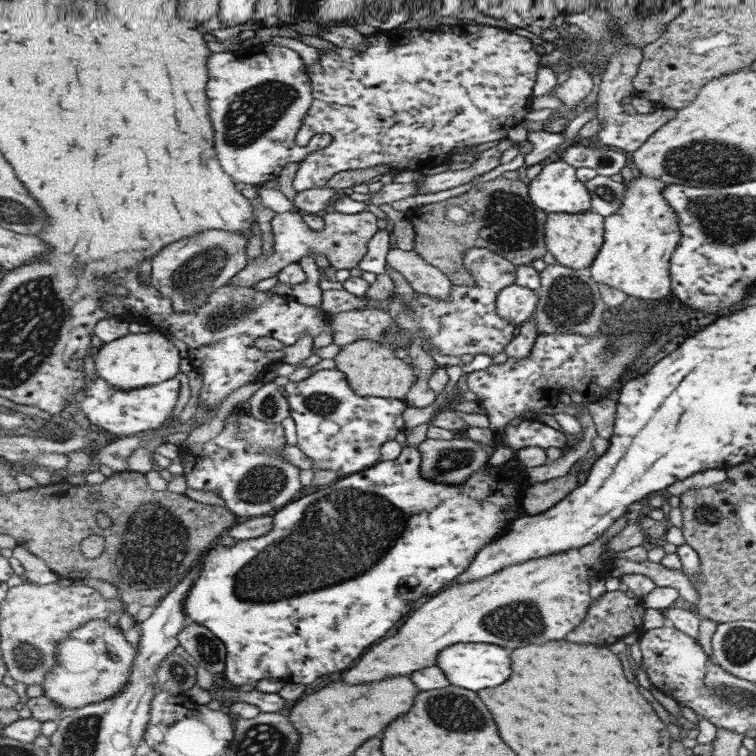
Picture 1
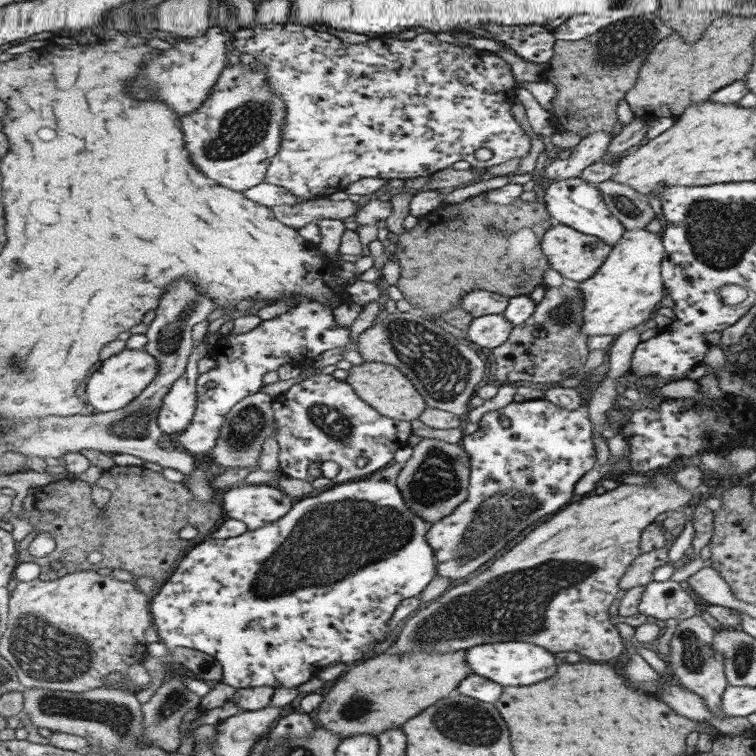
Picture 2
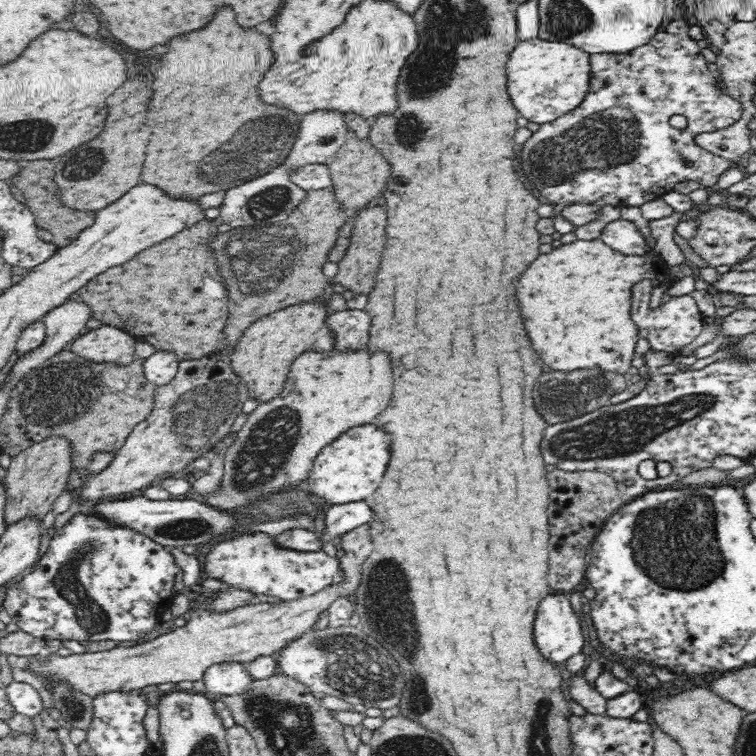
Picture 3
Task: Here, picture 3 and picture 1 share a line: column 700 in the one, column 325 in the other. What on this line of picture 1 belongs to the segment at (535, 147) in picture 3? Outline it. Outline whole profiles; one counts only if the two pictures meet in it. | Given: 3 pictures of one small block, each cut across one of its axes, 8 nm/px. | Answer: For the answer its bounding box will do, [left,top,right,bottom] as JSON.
[293,21,542,192]

